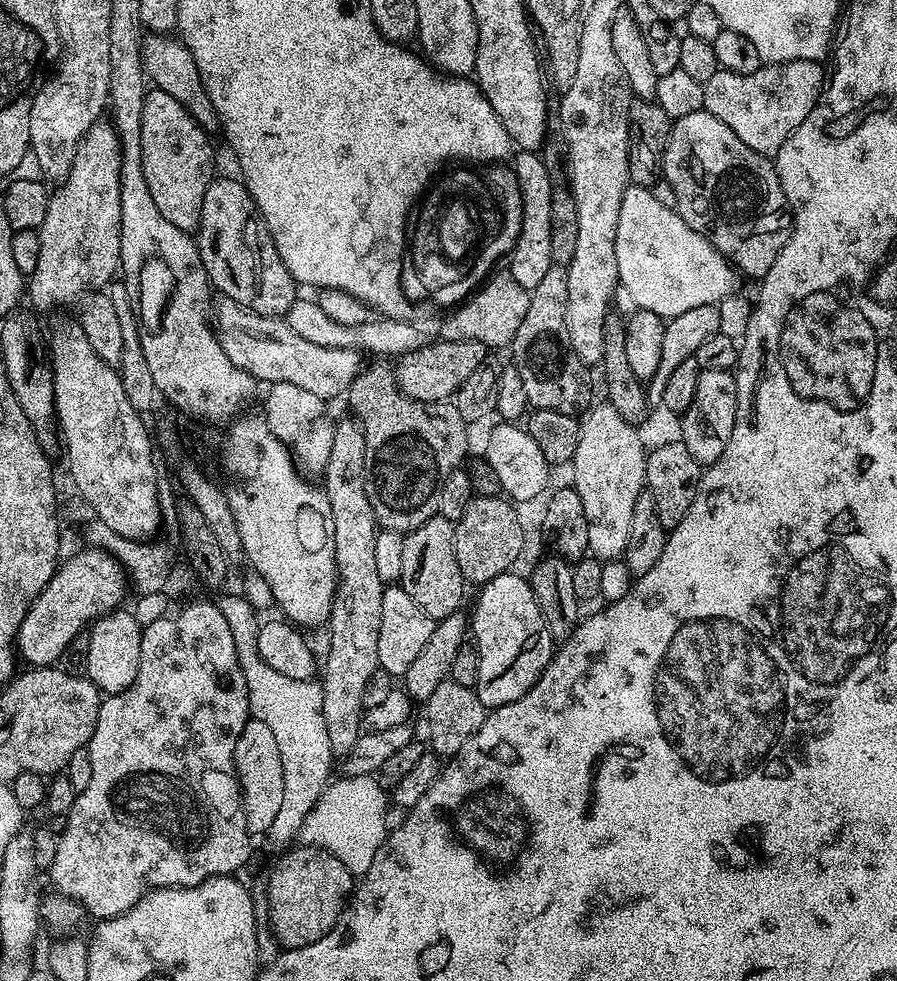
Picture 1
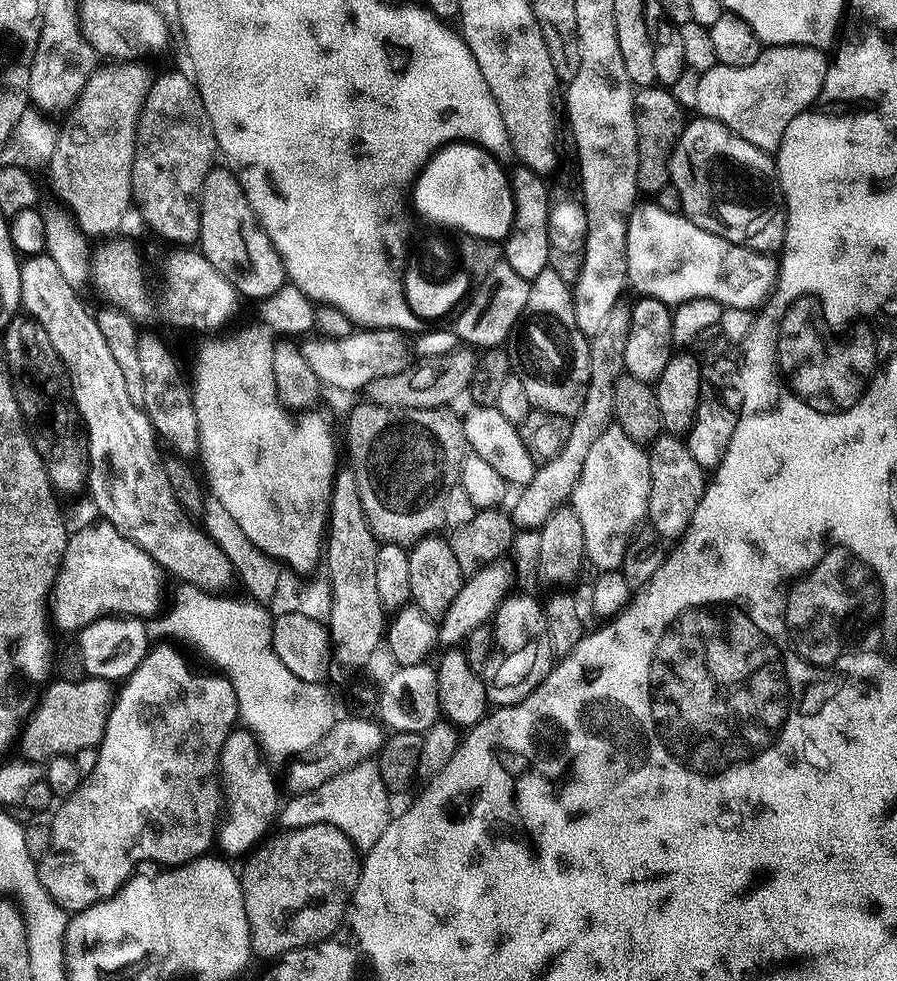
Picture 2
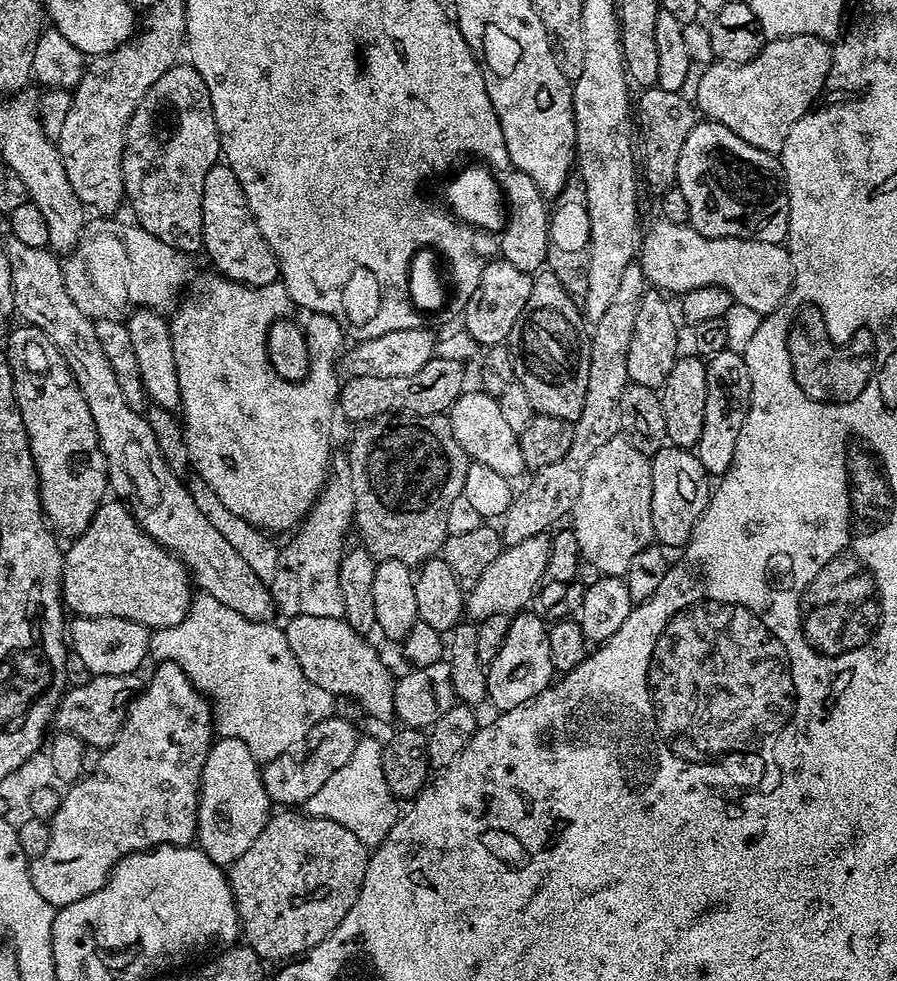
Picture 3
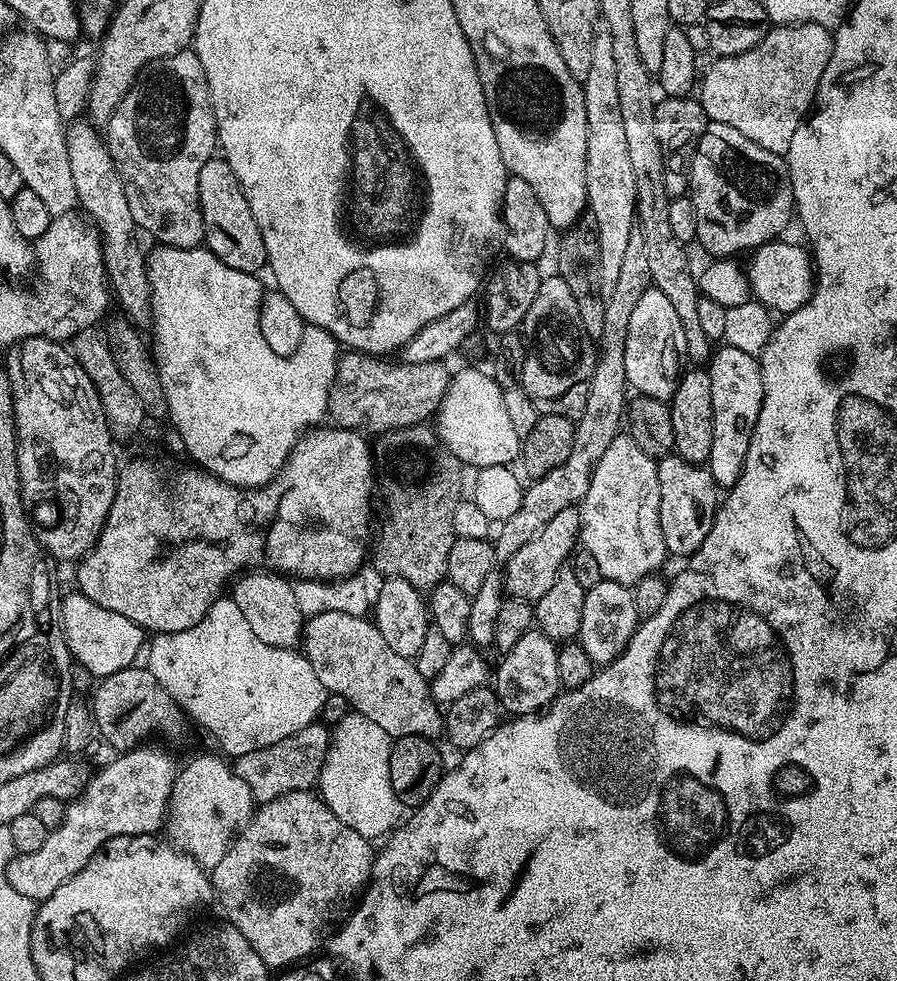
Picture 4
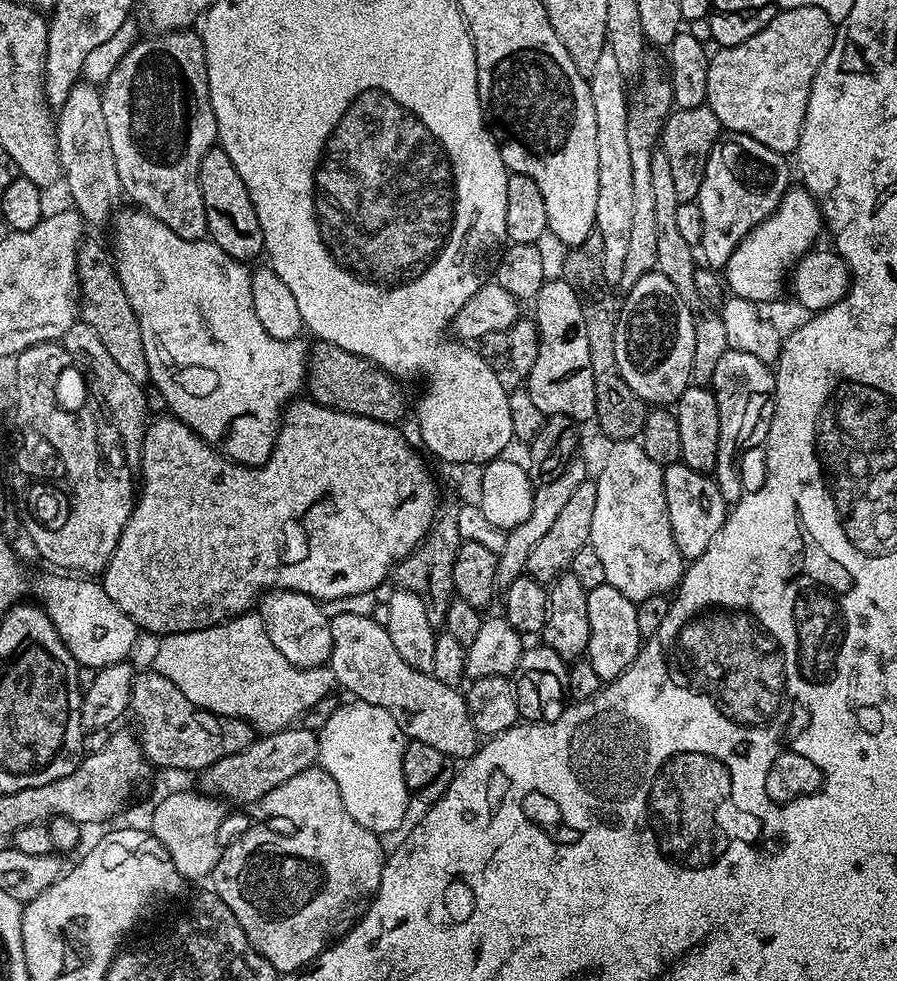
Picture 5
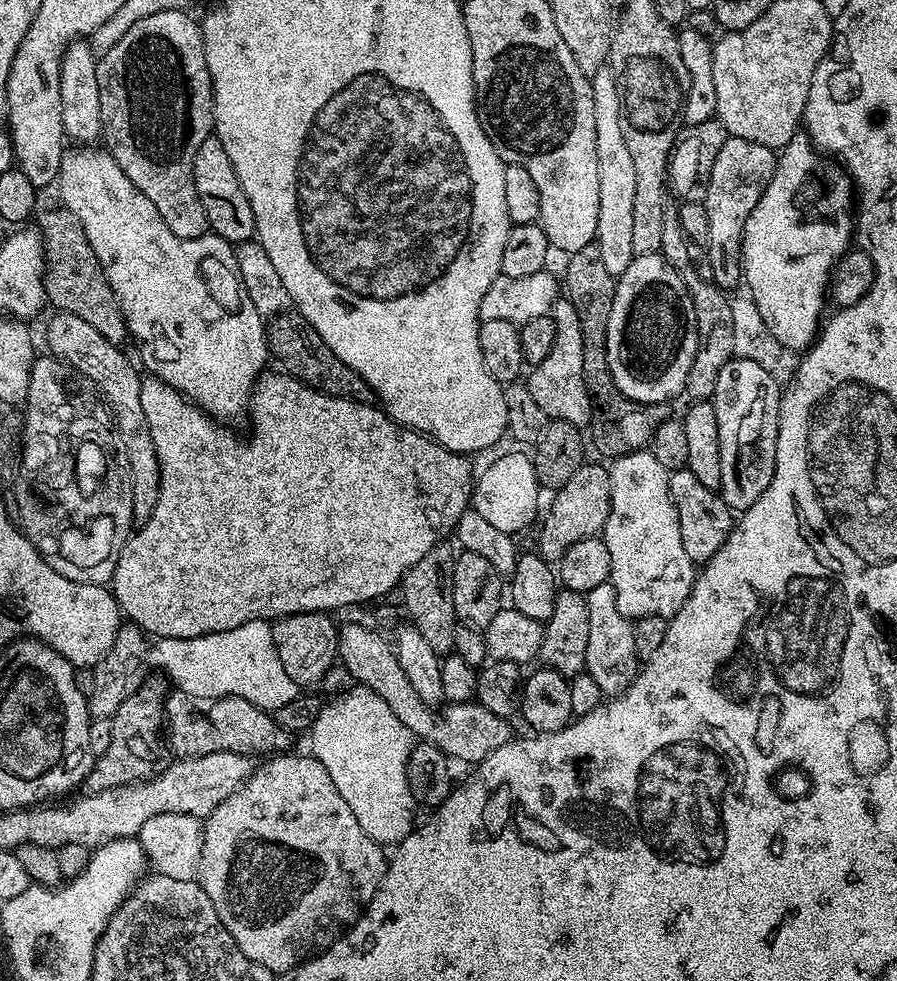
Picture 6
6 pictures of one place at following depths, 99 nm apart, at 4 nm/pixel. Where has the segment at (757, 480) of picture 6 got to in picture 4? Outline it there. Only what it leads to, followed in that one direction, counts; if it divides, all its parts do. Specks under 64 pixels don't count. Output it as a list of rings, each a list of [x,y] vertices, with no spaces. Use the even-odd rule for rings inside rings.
[[[727,346],[713,351],[706,371],[710,374],[710,398],[714,398],[714,444],[706,467],[721,489],[730,490],[744,473],[750,438],[764,401],[764,373],[757,357]]]

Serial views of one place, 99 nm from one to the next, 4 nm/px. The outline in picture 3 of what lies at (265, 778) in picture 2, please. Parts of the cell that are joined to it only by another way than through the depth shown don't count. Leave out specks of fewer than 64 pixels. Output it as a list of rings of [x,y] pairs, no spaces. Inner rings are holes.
[[[220,736],[212,745],[200,775],[200,801],[196,815],[196,840],[215,864],[230,866],[250,846],[270,819],[274,805],[266,794],[261,765],[238,738]]]

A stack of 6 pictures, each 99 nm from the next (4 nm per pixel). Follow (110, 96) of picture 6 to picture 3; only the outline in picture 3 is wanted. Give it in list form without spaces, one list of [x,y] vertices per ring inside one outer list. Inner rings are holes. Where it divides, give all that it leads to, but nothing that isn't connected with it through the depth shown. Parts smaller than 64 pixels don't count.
[[[177,62],[138,102],[138,110],[130,118],[124,135],[122,154],[122,174],[124,175],[124,194],[127,203],[132,203],[132,212],[138,224],[168,246],[180,252],[195,254],[200,252],[204,242],[202,226],[202,182],[206,174],[221,159],[220,135],[216,133],[216,123],[212,113],[210,94],[202,74],[191,63]]]

